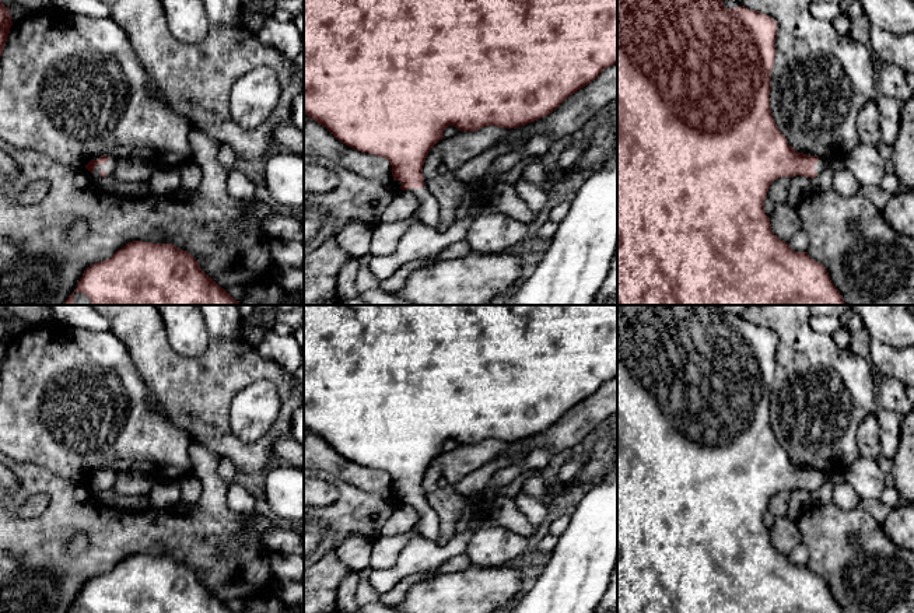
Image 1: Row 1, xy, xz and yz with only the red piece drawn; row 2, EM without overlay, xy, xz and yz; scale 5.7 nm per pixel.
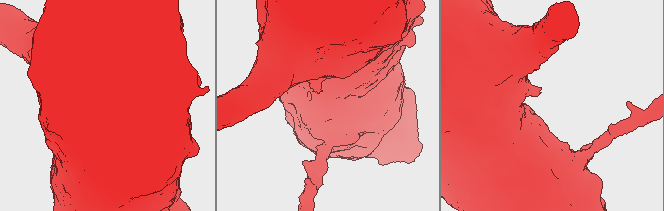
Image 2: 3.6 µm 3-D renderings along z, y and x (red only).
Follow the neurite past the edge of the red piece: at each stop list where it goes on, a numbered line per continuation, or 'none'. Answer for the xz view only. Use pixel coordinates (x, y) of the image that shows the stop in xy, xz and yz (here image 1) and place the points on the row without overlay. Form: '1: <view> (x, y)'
1: xz (429, 525)

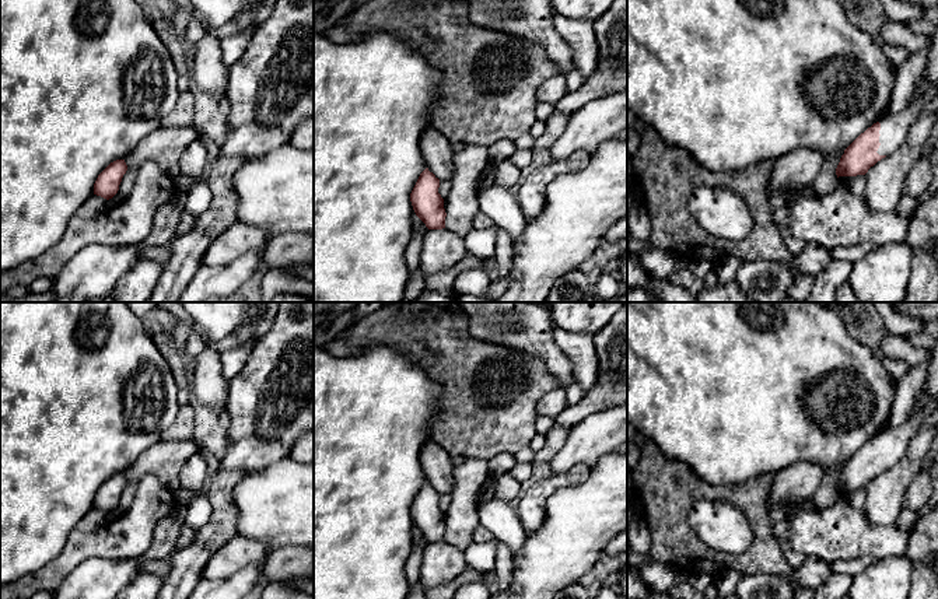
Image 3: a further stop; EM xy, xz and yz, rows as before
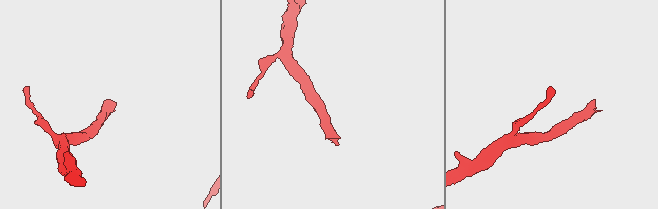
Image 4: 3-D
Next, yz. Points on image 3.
1: yz (893, 445)

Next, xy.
none

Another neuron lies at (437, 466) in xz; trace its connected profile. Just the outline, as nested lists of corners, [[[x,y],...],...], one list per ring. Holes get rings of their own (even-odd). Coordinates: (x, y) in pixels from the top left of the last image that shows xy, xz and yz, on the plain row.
[[[431,437],[420,451],[420,463],[430,486],[440,494],[451,494],[454,486],[454,465],[451,455],[445,452]]]

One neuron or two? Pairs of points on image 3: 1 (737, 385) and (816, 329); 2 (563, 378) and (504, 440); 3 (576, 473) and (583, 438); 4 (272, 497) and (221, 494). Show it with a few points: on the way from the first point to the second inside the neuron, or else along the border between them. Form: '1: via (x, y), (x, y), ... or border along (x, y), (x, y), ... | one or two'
1: via (756, 375), (770, 375), (797, 349) | one
2: border along (538, 357), (559, 385) | two
3: border along (590, 468), (573, 465), (563, 472), (552, 473) | two
4: border along (255, 470), (249, 472), (234, 489), (234, 529) | two

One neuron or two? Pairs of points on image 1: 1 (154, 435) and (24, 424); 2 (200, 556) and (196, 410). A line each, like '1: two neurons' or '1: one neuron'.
1: one neuron
2: two neurons

